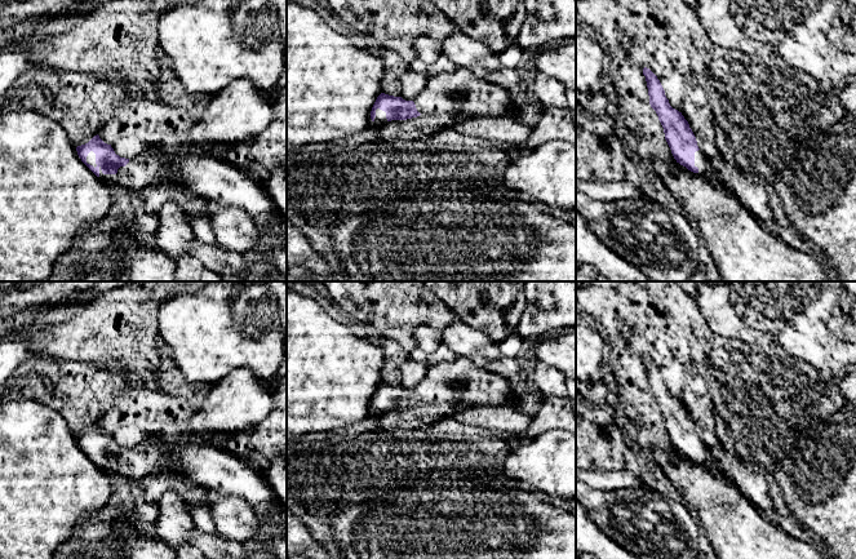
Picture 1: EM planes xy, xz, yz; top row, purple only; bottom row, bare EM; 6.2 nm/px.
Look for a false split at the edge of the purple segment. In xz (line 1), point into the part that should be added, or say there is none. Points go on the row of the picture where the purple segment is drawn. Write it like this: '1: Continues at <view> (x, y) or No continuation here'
1: Continues at xz (460, 92)

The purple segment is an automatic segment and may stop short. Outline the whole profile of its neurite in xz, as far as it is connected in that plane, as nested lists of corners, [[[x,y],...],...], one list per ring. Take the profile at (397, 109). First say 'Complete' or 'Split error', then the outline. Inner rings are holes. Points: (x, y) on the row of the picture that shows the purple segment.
Split error. [[[457,67],[453,72],[429,74],[425,88],[413,101],[381,93],[372,107],[371,119],[382,127],[391,120],[420,115],[514,116],[518,98],[511,90]]]

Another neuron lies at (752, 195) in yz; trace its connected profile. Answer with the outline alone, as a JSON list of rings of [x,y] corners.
[[[722,155],[710,159],[710,172],[724,188],[736,196],[739,203],[748,208],[758,221],[775,232],[775,217],[769,207],[769,198],[760,183],[750,181]]]

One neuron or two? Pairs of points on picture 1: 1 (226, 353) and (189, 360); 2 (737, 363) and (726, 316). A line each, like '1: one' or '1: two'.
1: one
2: two

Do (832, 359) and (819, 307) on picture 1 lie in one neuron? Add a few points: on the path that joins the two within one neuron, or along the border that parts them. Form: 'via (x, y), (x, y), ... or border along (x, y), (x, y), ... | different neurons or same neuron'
via (820, 346), (819, 320) | same neuron

